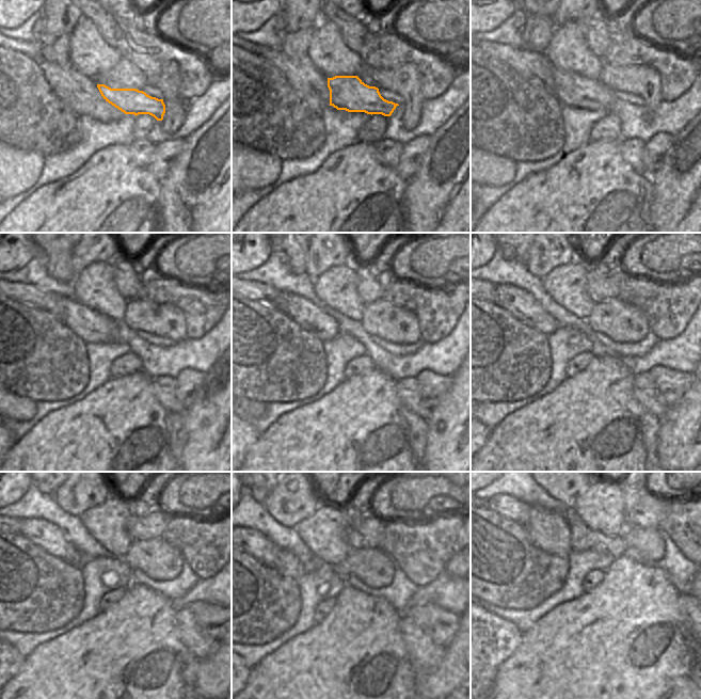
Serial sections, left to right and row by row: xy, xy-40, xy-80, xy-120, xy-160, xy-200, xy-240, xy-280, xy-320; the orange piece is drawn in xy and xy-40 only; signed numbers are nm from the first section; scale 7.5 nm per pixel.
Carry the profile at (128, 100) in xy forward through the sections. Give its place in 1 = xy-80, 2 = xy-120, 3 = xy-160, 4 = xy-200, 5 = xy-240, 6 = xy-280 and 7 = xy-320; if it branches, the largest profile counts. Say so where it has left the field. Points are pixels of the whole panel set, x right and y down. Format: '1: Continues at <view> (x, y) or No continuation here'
1: Continues at xy-80 (574, 90)
2: Continues at xy-120 (92, 327)
3: Continues at xy-160 (311, 317)
4: Continues at xy-200 (518, 300)
5: Continues at xy-240 (42, 533)
6: Continues at xy-280 (289, 534)
7: Continues at xy-320 (502, 524)

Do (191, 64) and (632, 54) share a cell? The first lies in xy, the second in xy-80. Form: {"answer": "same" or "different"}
{"answer": "same"}

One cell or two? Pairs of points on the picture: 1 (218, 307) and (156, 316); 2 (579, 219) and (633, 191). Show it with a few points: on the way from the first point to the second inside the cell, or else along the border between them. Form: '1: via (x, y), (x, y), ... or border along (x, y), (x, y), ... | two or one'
1: border along (158, 303), (172, 303), (184, 314), (187, 336) | two
2: via (592, 210), (620, 196) | one

